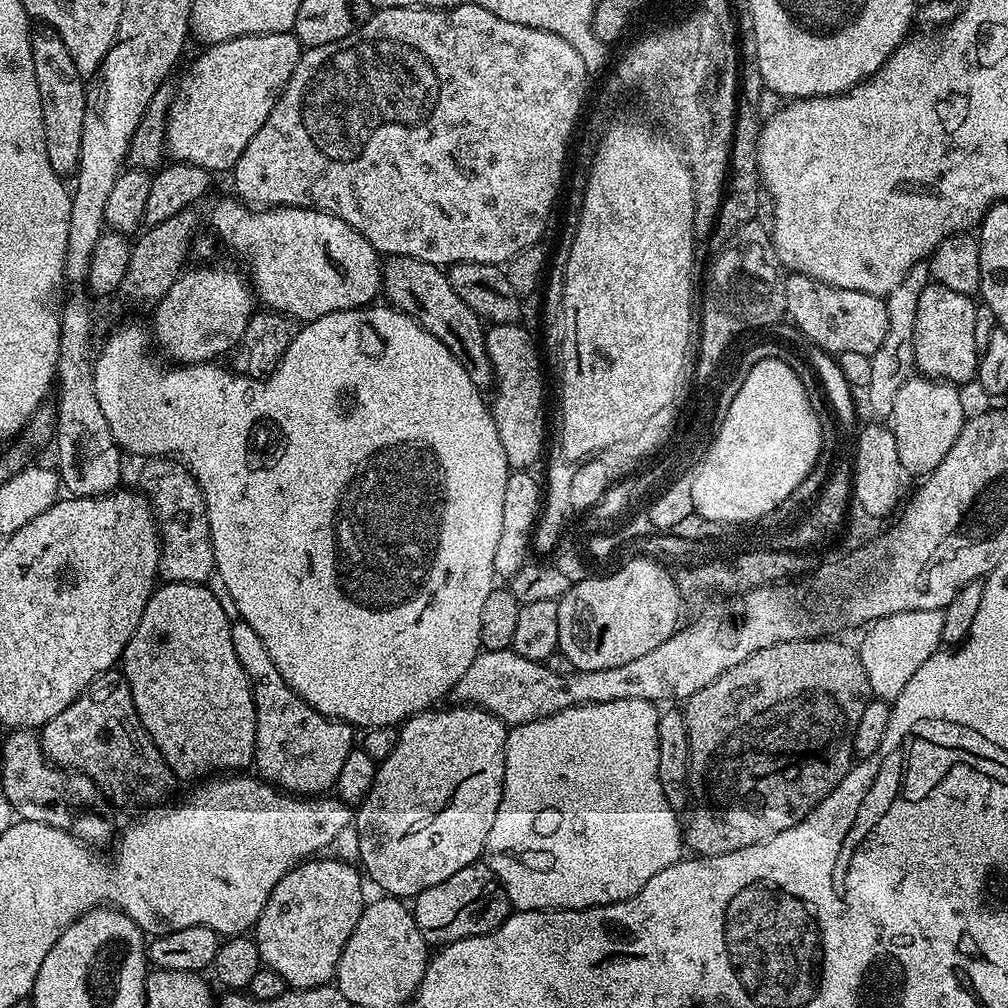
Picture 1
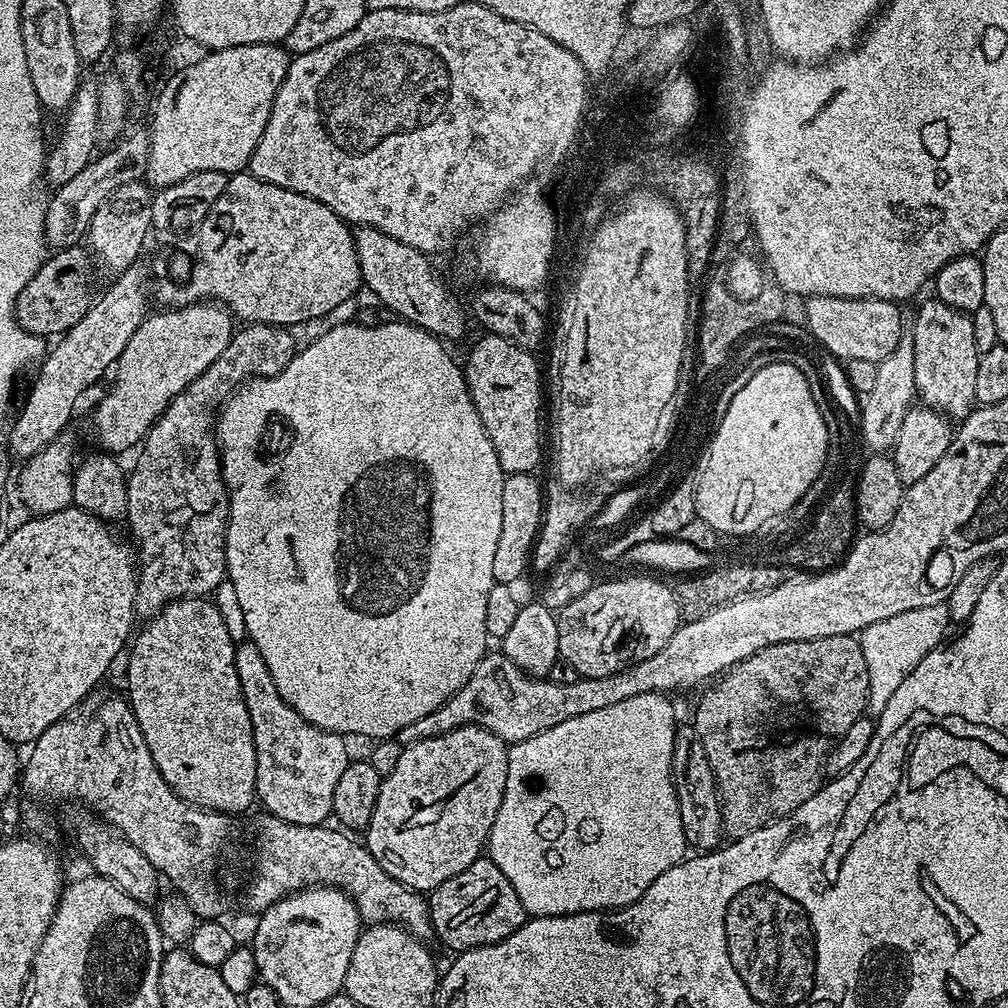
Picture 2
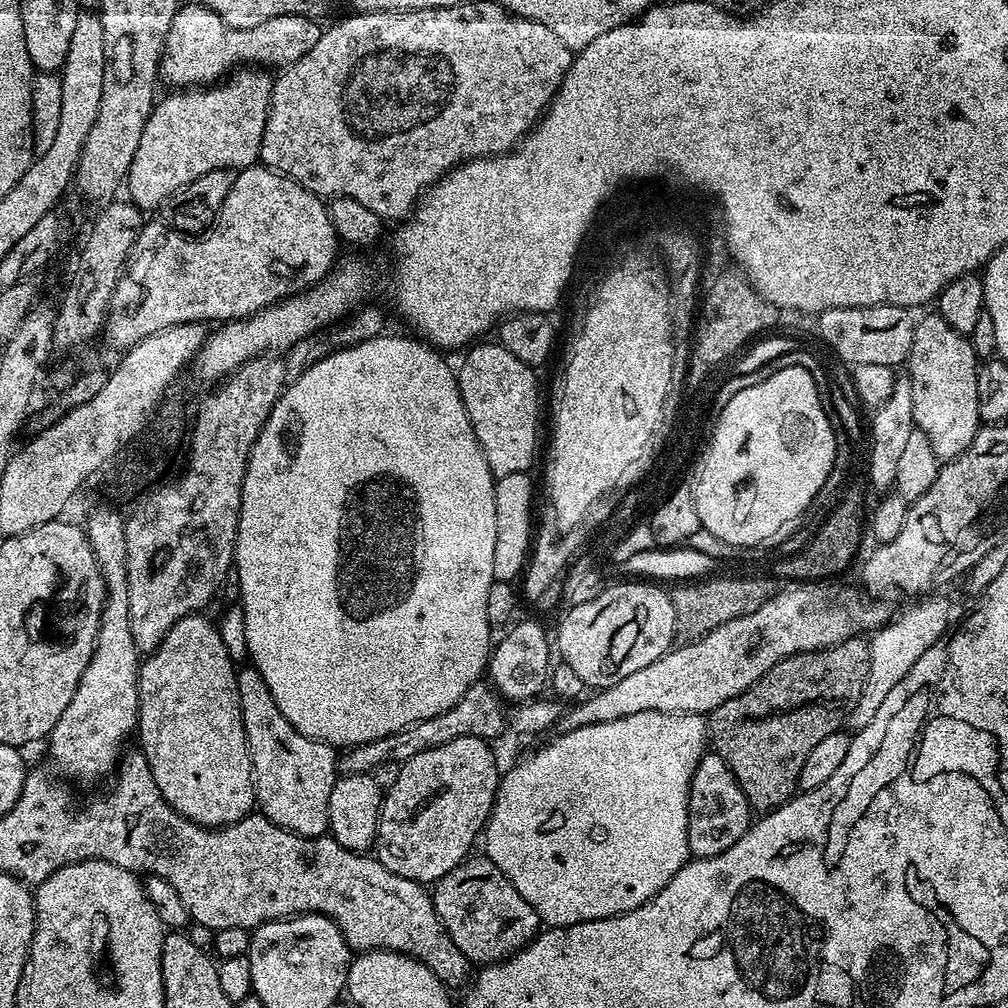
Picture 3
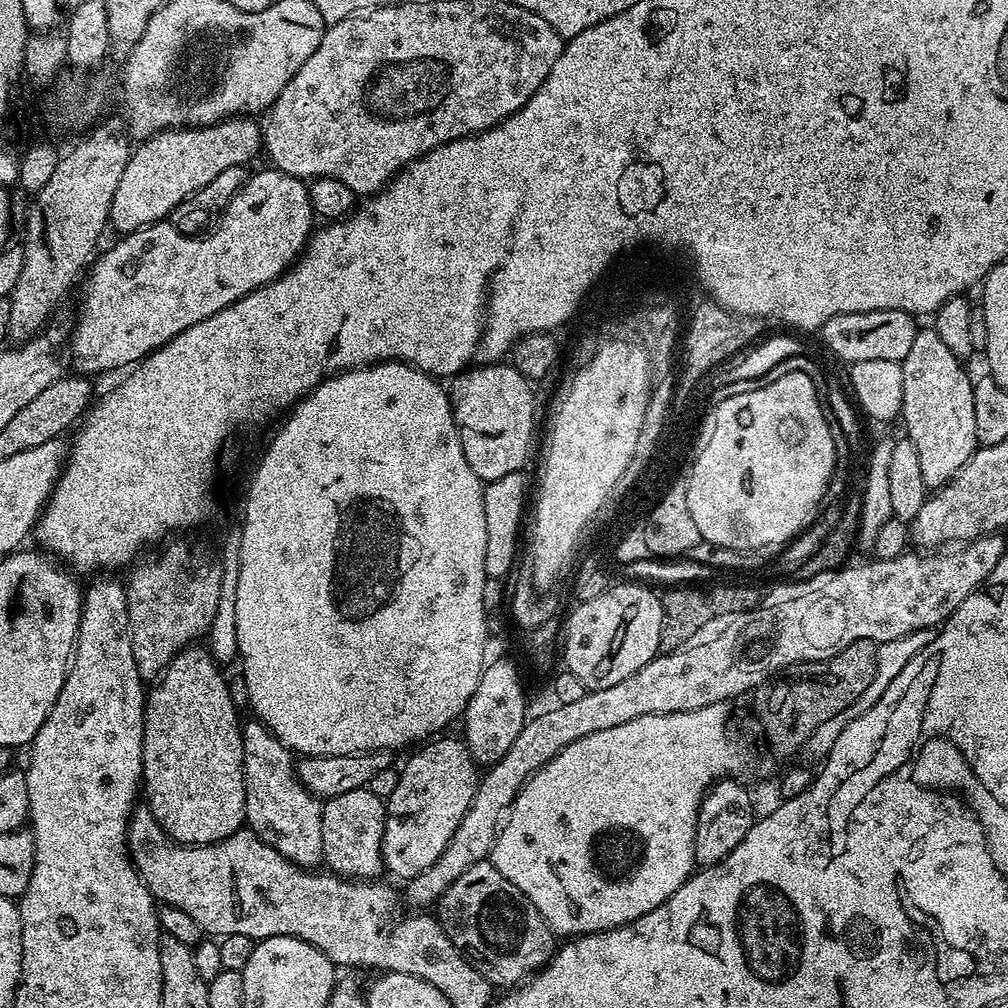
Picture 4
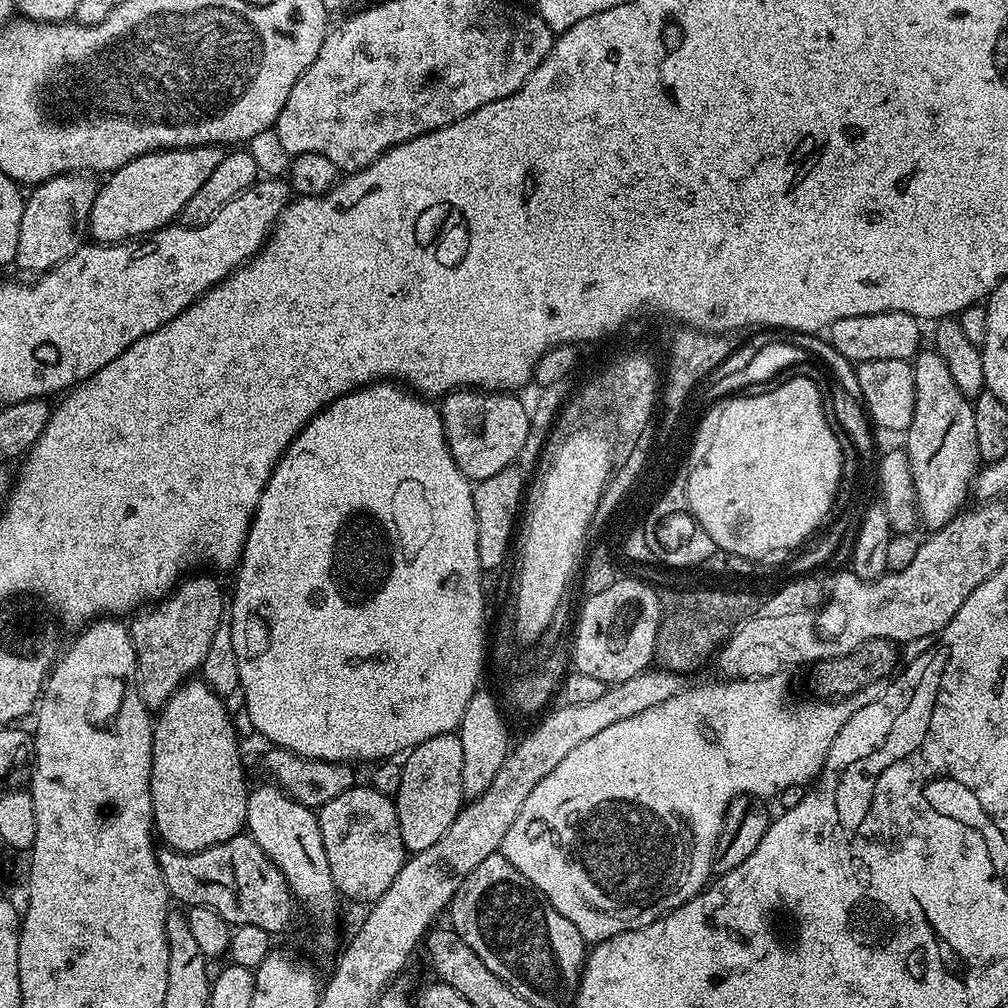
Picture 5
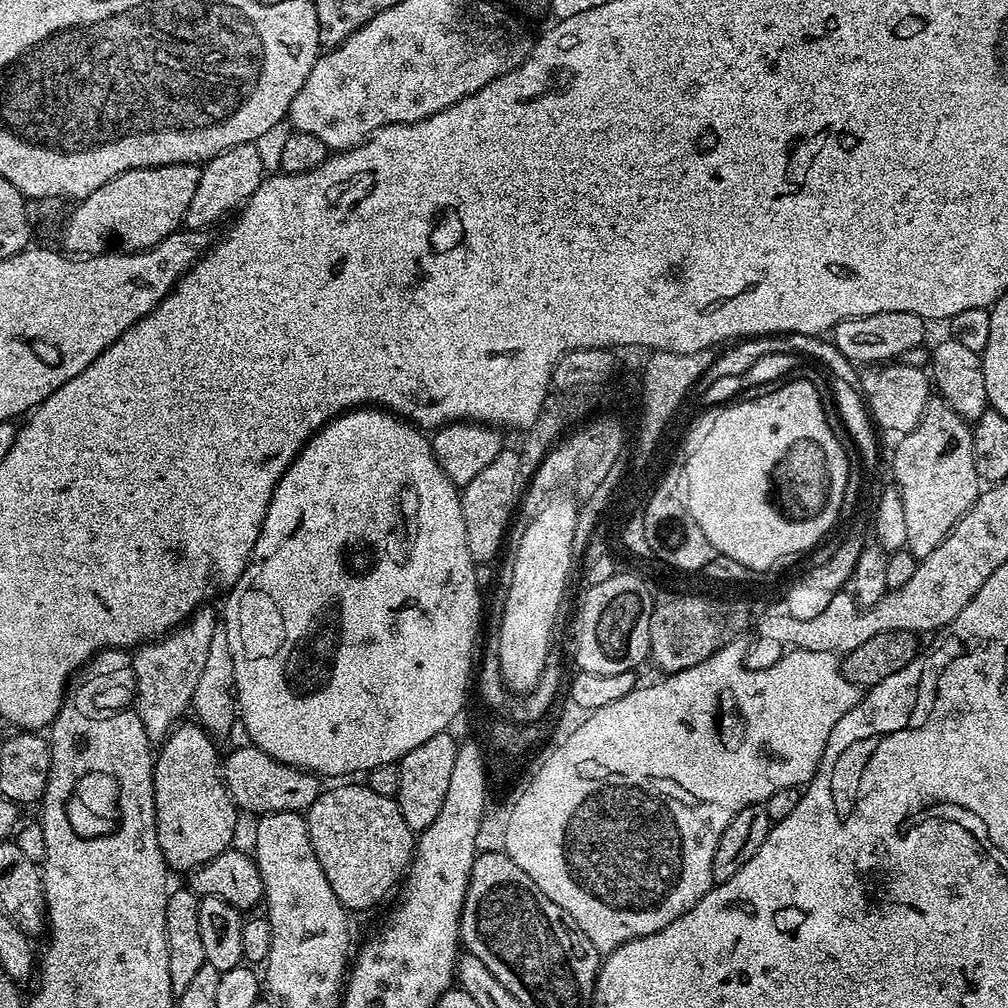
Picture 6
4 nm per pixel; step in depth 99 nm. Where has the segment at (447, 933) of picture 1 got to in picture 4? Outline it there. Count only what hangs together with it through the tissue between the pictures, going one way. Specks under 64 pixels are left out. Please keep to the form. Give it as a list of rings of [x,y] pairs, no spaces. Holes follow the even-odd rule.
[[[491,862],[470,866],[466,874],[445,890],[438,901],[439,908],[438,919],[457,946],[479,961],[497,981],[505,980],[508,986],[519,985],[539,972],[557,951],[557,933],[542,918],[538,906]]]

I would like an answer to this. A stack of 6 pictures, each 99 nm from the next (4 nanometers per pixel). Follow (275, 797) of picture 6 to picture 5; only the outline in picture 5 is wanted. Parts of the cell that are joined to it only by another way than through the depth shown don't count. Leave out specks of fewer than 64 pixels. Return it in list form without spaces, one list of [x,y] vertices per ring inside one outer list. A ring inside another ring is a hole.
[[[259,746],[253,752],[243,753],[238,764],[241,785],[265,784],[265,789],[287,801],[296,808],[315,810],[321,808],[334,794],[338,794],[346,786],[345,769],[334,764],[319,764],[303,760],[290,752],[271,746]]]

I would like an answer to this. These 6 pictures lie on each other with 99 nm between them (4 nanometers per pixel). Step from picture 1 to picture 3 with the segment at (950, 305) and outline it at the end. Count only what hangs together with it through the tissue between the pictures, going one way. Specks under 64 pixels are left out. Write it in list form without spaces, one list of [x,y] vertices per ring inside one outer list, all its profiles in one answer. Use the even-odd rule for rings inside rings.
[[[940,315],[920,316],[914,330],[914,342],[910,342],[910,354],[906,361],[908,397],[912,403],[912,423],[915,431],[924,432],[934,450],[936,459],[947,462],[962,454],[982,427],[978,414],[977,356],[969,337],[954,330]]]

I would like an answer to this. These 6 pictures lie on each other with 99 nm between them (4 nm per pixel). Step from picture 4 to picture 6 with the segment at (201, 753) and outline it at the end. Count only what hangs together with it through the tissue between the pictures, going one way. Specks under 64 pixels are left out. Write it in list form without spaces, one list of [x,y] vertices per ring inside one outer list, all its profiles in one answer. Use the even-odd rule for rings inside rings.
[[[181,722],[173,728],[168,737],[159,745],[158,751],[154,756],[152,766],[152,781],[154,782],[154,802],[156,803],[156,833],[158,834],[158,846],[164,855],[164,861],[168,863],[169,869],[185,874],[191,873],[193,870],[200,868],[203,864],[209,864],[214,858],[218,858],[218,854],[229,851],[233,847],[232,839],[236,836],[236,815],[238,809],[236,803],[230,798],[230,794],[224,788],[224,778],[222,775],[222,756],[216,753],[217,745],[211,736],[195,722]]]

